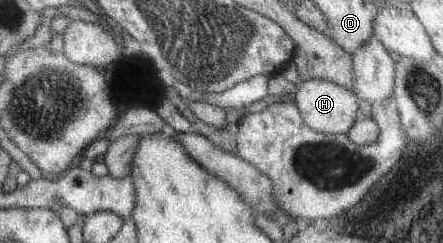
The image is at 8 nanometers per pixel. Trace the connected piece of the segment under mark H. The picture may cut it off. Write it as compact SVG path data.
M304 80L292 97L306 125L318 133L346 135L355 122L359 108L356 93L329 81Z

